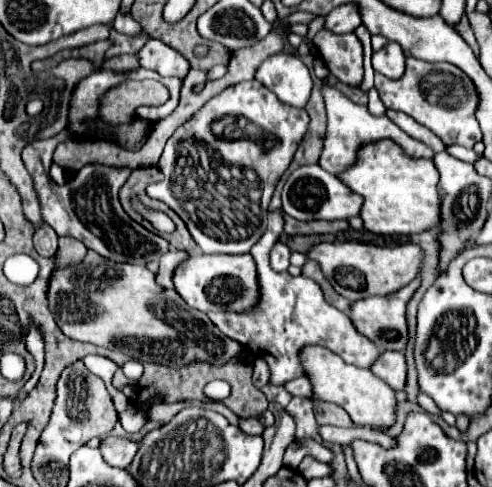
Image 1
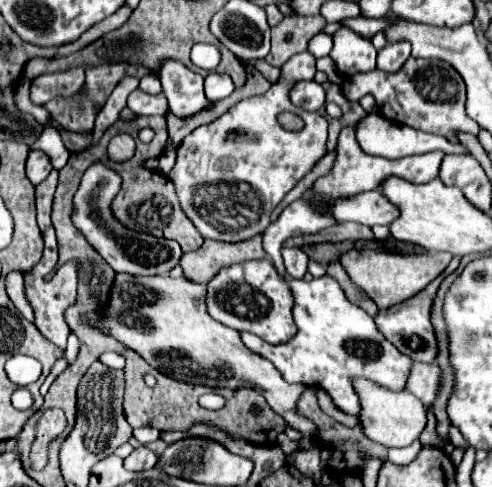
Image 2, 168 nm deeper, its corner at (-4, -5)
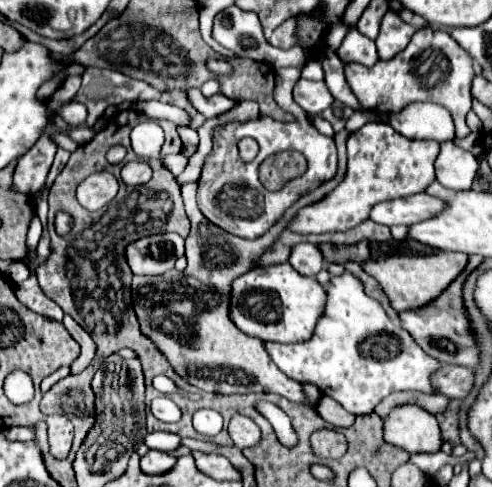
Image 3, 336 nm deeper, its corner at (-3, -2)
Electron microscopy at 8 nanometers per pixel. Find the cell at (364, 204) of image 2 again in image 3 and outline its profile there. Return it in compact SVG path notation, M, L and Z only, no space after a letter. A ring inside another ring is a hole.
M417 193L401 199L393 199L387 203L379 203L371 209L371 219L375 223L393 227L393 225L415 225L423 219L431 219L443 211L447 203L435 199L427 193Z

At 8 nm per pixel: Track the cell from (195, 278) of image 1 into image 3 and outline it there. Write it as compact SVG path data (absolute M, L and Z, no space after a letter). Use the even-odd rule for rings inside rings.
M289 263L257 267L235 279L231 293L231 319L247 335L277 343L303 343L311 339L327 301L315 277L299 275Z

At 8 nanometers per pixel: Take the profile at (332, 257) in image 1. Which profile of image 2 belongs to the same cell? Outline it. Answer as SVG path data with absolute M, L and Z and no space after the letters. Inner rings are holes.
M350 250L338 258L338 262L344 266L348 276L352 278L354 286L360 286L372 302L376 302L378 308L390 308L410 296L414 296L418 290L422 290L428 282L432 282L452 260L452 254L448 252L426 252L426 254L386 254L376 250Z

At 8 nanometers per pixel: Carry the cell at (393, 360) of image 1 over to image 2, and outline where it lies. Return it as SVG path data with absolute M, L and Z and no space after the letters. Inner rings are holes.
M414 362L412 370L408 374L406 390L420 398L424 406L430 406L432 400L436 398L438 390L438 378L440 378L440 368L436 364L424 364L424 362Z

